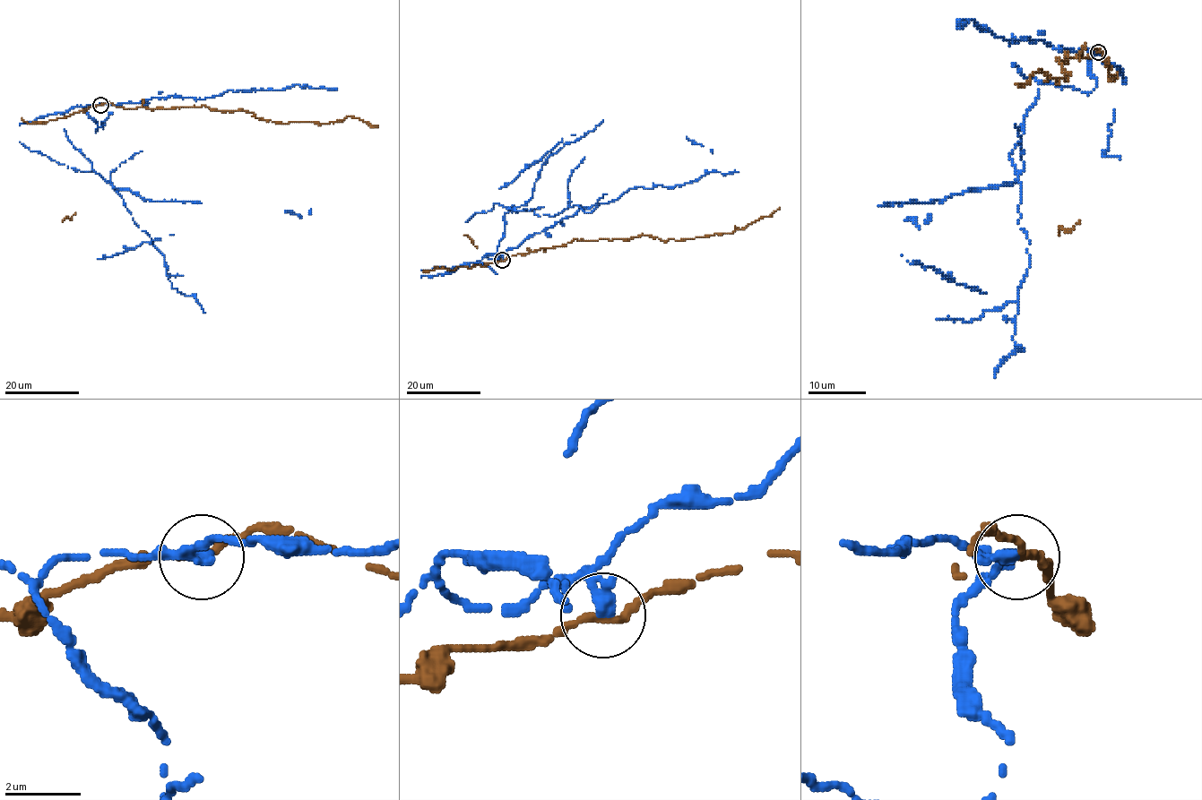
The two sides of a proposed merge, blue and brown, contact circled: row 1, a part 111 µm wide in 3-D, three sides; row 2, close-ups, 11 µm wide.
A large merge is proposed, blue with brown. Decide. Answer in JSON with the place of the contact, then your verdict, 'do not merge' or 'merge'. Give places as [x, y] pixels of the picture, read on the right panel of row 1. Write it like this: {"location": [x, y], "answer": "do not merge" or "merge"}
{"location": [1098, 52], "answer": "do not merge"}

